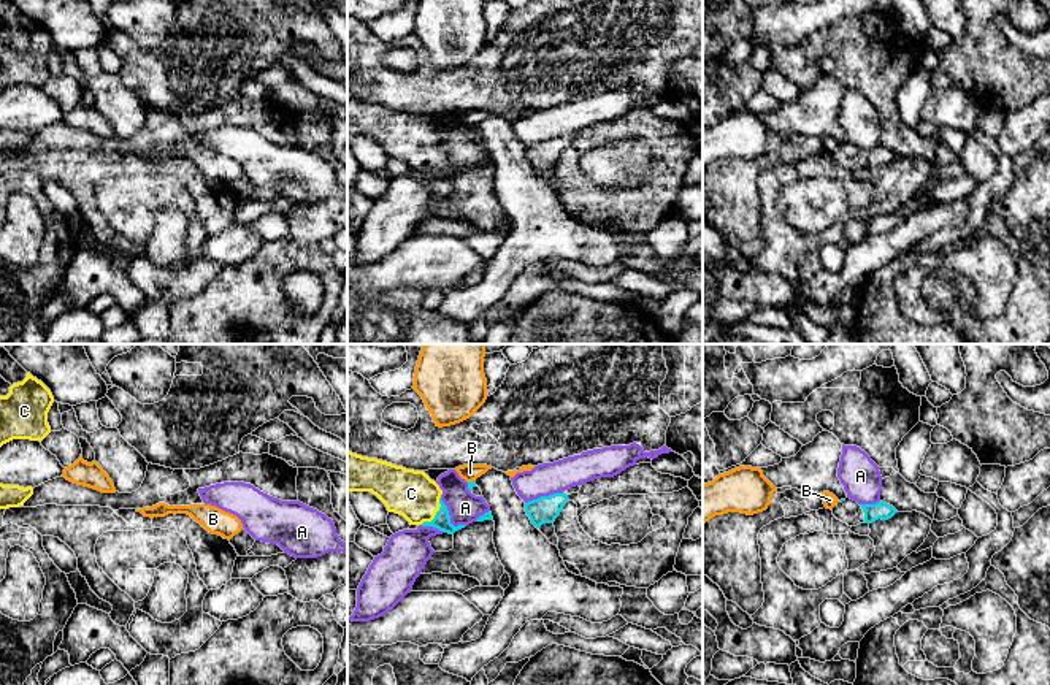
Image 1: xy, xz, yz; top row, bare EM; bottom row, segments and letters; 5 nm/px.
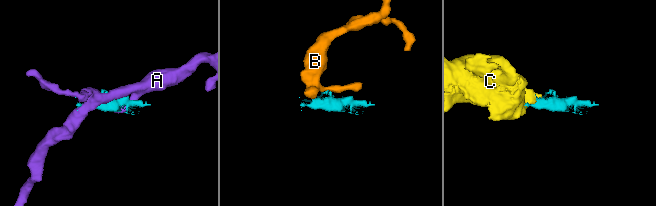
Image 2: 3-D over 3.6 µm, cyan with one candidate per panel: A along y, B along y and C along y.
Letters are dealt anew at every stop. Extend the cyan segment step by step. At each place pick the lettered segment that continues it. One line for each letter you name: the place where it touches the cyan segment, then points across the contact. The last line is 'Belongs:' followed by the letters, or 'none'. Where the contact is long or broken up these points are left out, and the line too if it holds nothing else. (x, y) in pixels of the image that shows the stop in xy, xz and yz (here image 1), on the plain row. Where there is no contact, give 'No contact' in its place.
C: Touches cyan at xz (436, 159). Path across: xz (441, 165), (436, 159), (411, 138)
Belongs: C

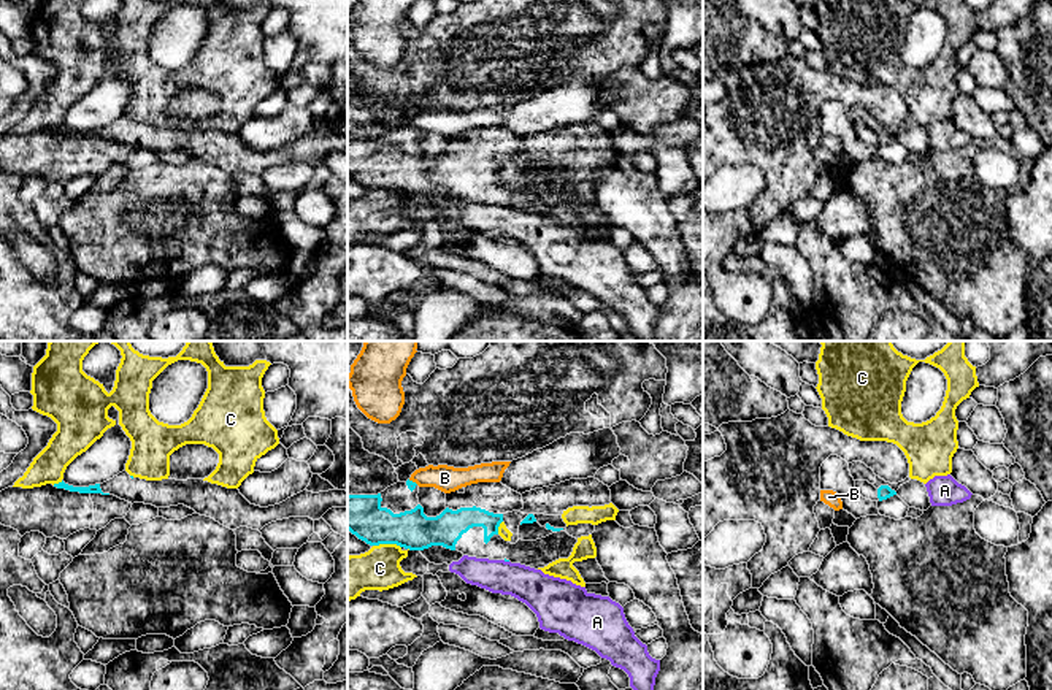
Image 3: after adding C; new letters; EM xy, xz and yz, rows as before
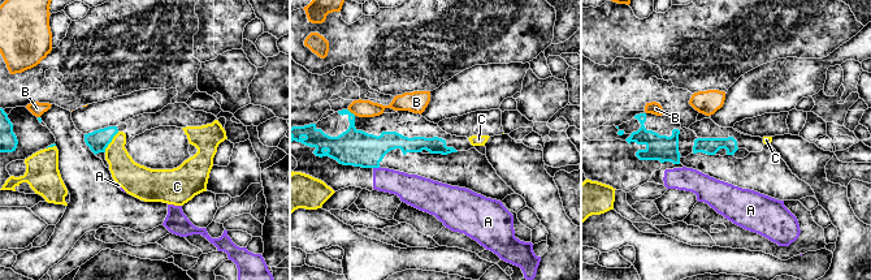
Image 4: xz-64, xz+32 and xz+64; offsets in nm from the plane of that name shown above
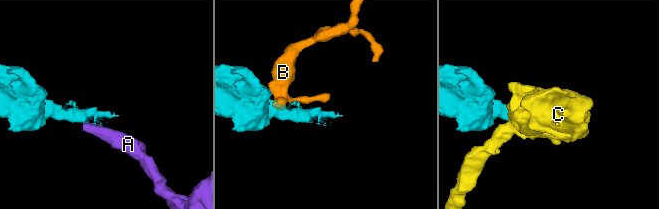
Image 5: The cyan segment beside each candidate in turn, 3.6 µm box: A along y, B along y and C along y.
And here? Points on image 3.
Belongs: none

